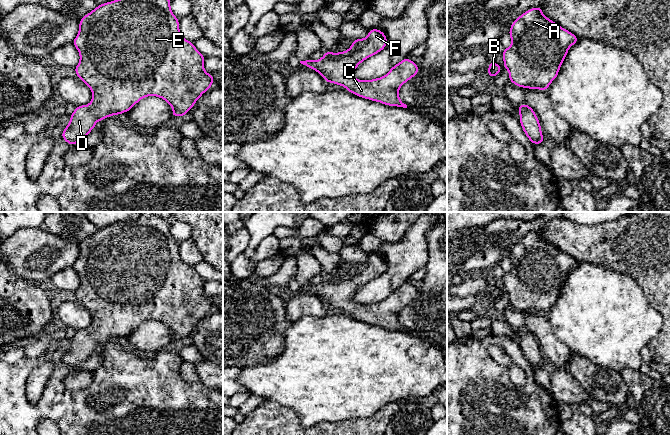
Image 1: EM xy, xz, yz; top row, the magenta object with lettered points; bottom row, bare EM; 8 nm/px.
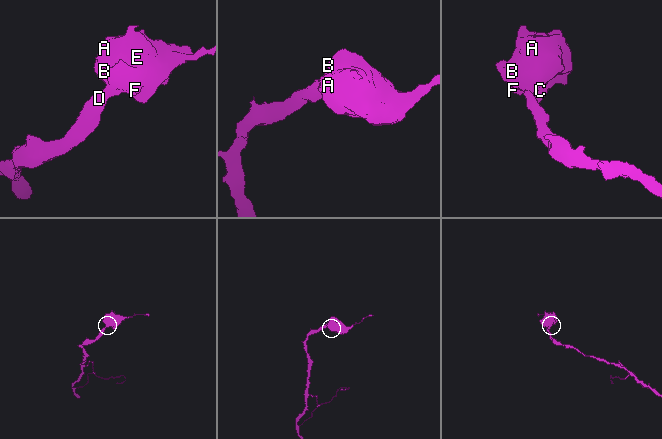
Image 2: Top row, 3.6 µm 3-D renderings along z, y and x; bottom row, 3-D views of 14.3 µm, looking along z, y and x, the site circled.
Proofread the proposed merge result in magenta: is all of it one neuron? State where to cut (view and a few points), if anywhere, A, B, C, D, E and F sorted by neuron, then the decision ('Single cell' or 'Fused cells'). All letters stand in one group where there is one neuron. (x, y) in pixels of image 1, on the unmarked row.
No split. Groups: A B C D E F. Single cell

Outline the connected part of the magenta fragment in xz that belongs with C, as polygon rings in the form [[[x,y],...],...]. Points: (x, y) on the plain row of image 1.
[[[377,252],[369,253],[366,262],[354,263],[353,268],[346,275],[332,277],[326,274],[319,284],[309,282],[300,287],[317,295],[327,307],[343,310],[356,320],[386,330],[407,332],[399,322],[399,313],[419,296],[419,290],[409,281],[394,289],[380,302],[358,304],[353,300],[359,288],[381,276],[387,267],[385,257]]]

